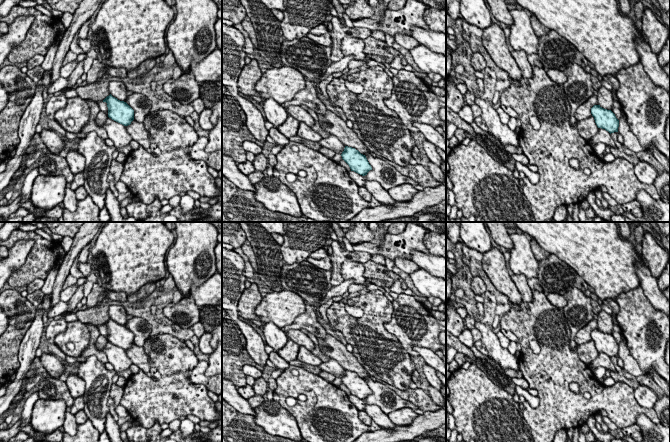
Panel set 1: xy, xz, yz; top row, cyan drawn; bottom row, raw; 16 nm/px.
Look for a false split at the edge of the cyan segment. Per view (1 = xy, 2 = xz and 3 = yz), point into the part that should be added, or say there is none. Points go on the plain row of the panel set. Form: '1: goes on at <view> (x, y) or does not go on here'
1: does not go on here
2: does not go on here
3: does not go on here

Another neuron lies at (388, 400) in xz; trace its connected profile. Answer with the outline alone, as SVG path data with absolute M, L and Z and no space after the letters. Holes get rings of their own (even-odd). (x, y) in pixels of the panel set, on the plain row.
M367 376L365 380L372 391L366 399L367 404L379 406L385 414L388 415L390 412L401 408L418 409L412 402L402 399L394 390L376 382L374 378Z

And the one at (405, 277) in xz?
M397 266L393 267L392 270L394 273L396 273L400 279L407 285L407 287L416 295L423 296L414 286L412 279L410 278L410 275L399 269Z

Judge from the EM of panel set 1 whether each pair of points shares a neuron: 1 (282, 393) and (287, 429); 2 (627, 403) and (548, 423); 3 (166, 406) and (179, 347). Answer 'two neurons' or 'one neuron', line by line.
1: two neurons
2: one neuron
3: one neuron

